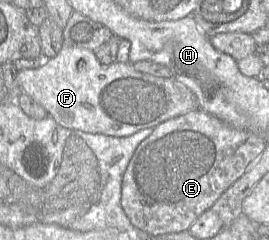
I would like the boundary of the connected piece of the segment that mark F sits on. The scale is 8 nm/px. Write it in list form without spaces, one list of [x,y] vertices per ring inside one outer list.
[[[63,46],[60,52],[43,66],[18,71],[17,80],[21,91],[45,108],[48,116],[58,124],[87,133],[127,137],[199,109],[197,98],[192,91],[173,77],[162,78],[139,72],[129,61],[104,65],[92,50],[81,47]]]

